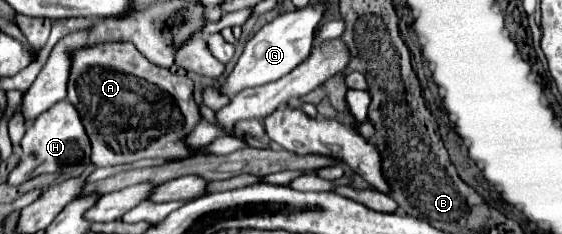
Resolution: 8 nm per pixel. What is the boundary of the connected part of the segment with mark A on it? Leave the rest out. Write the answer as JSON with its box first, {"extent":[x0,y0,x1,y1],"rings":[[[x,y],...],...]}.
{"extent":[67,42,201,166],"rings":[[[107,42],[73,52],[67,100],[79,110],[85,130],[89,132],[93,146],[91,160],[95,166],[131,164],[141,158],[187,158],[189,148],[181,140],[201,120],[199,108],[193,102],[193,82],[187,76],[179,76],[177,82],[177,74],[169,68],[153,66],[131,42]]]}

